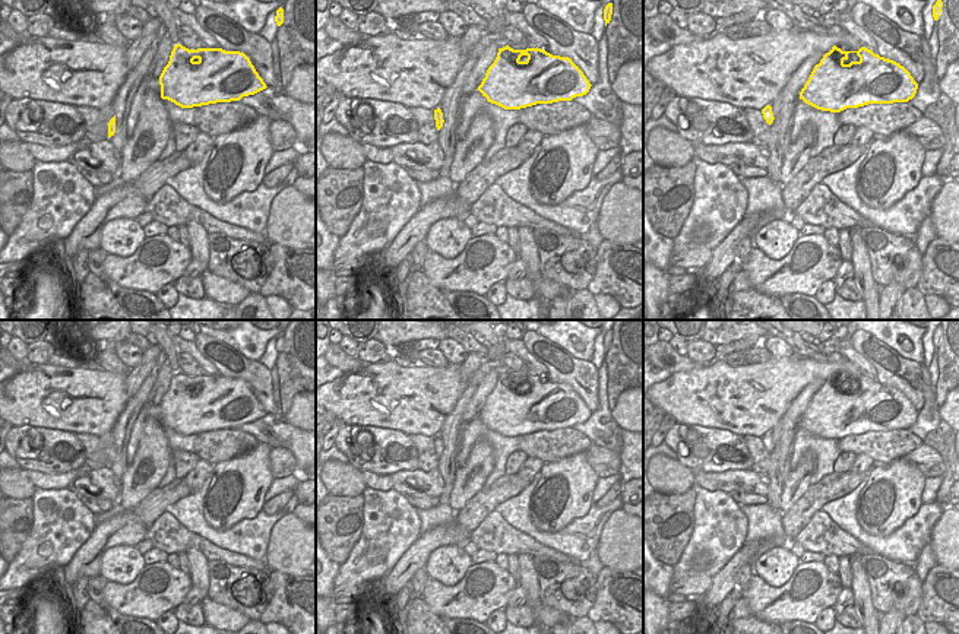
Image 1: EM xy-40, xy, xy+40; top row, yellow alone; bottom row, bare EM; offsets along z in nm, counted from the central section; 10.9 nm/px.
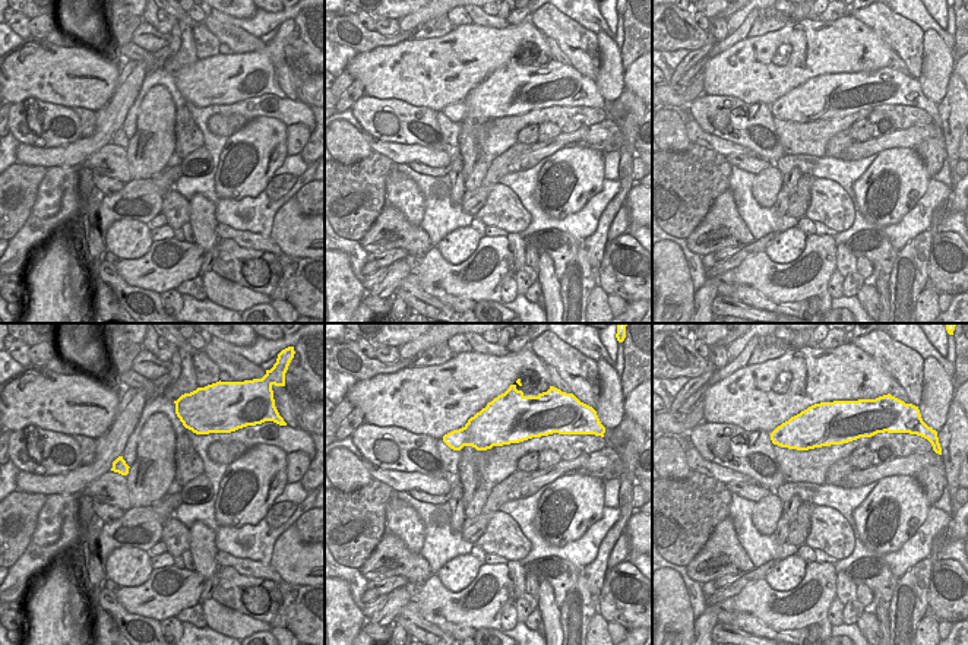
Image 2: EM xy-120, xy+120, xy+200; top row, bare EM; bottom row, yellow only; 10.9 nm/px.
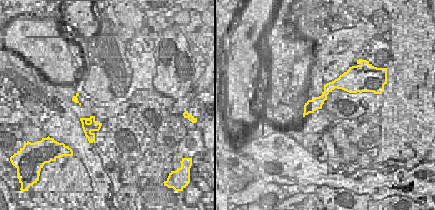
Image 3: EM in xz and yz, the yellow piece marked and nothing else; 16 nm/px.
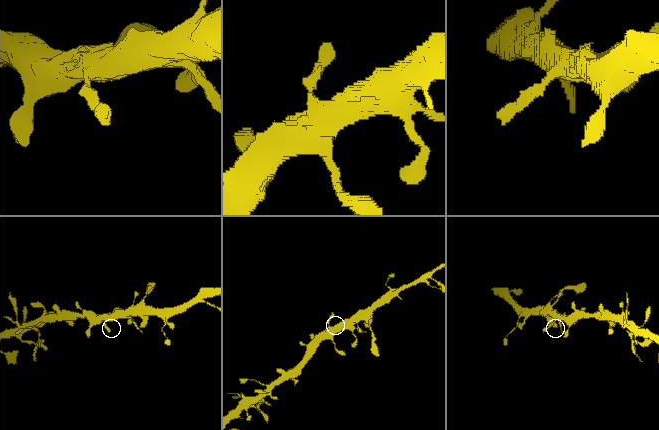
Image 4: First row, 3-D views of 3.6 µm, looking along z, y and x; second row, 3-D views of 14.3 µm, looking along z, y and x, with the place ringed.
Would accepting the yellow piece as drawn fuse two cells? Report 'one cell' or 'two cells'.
one cell

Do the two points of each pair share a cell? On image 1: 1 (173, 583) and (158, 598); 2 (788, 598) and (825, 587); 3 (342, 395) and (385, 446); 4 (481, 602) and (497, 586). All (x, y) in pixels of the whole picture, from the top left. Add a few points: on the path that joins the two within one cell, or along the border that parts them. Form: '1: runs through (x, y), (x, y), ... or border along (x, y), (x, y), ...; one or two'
1: runs through (170, 586), (161, 595); one
2: runs through (797, 596), (816, 589); one
3: border along (347, 424), (388, 427), (402, 433); two
4: runs through (486, 598), (493, 590); one

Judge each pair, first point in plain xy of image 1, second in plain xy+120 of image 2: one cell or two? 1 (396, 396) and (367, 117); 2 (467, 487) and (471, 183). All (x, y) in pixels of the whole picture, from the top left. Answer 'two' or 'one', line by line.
1: two
2: one

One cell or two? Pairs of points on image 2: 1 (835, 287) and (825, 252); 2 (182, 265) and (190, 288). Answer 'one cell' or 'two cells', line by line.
1: two cells
2: two cells

